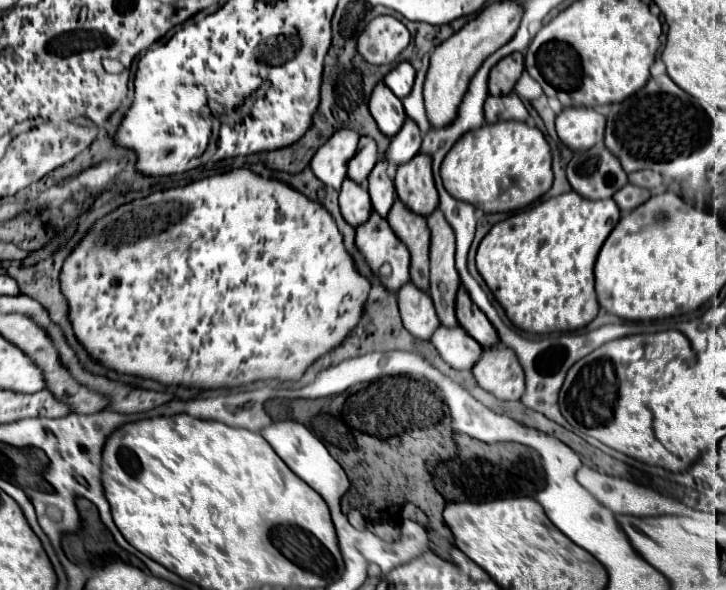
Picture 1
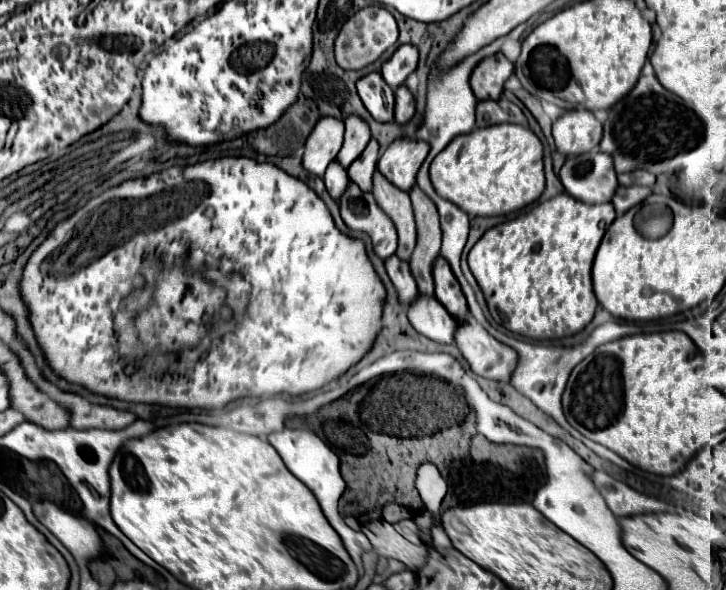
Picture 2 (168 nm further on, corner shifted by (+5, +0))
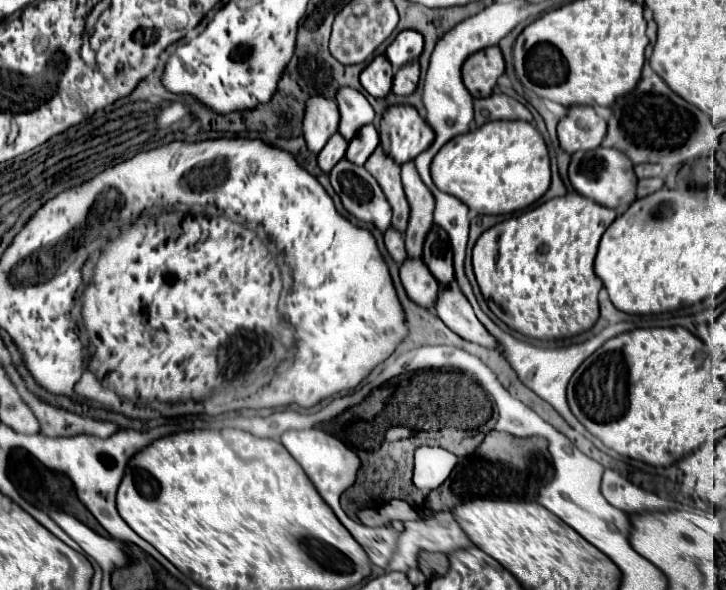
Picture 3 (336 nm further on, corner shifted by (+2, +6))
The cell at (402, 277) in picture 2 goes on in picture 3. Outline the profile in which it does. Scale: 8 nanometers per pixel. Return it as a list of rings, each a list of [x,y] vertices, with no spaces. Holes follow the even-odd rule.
[[[389,229],[389,233],[385,233],[385,247],[389,251],[389,255],[393,257],[395,263],[403,263],[407,257],[405,251],[405,243],[403,243],[403,235],[397,233],[395,229]]]

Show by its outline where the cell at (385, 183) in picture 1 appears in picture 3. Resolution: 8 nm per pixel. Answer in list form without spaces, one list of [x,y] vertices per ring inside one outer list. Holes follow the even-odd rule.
[[[365,125],[365,129],[361,129],[361,133],[357,133],[357,137],[353,137],[353,141],[349,143],[345,159],[351,161],[353,165],[365,165],[365,161],[371,157],[377,145],[379,145],[377,129],[373,125]]]

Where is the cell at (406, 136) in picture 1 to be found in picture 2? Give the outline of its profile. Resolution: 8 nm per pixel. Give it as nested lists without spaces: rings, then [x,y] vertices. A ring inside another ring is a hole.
[[[402,85],[402,87],[396,89],[394,97],[396,97],[394,99],[394,119],[400,125],[406,125],[412,119],[412,115],[414,115],[414,107],[416,107],[414,95],[412,95],[412,91],[406,85]]]

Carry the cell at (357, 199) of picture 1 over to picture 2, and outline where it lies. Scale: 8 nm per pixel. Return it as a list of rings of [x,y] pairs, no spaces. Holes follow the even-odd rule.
[[[338,161],[330,163],[330,167],[326,169],[326,175],[322,179],[324,179],[326,191],[332,195],[332,199],[338,199],[350,181],[346,175],[346,169],[342,169],[342,165]]]

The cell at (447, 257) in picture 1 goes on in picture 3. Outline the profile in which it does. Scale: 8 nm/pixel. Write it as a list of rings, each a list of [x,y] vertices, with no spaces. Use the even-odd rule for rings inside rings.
[[[413,161],[409,165],[401,165],[401,179],[403,179],[407,201],[411,205],[409,227],[405,233],[405,247],[411,259],[421,259],[425,237],[433,227],[435,199],[431,191],[425,187],[425,183],[421,181],[421,177],[417,177],[417,169]]]

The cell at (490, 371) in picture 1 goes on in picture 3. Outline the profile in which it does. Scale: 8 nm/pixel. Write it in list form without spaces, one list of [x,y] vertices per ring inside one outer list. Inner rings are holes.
[[[457,285],[441,289],[441,301],[437,303],[437,317],[459,337],[483,345],[485,349],[501,349],[497,339],[475,317],[473,307],[463,297]]]

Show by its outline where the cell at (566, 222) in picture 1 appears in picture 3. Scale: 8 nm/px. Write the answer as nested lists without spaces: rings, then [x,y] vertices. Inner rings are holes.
[[[567,193],[487,229],[473,247],[473,271],[489,309],[509,329],[541,341],[573,337],[591,329],[599,317],[597,295],[603,287],[593,271],[593,261],[599,239],[615,217],[615,209],[603,207],[579,193]]]

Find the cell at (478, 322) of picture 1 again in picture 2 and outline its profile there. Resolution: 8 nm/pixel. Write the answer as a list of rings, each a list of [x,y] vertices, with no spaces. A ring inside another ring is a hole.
[[[442,255],[434,261],[432,275],[434,275],[436,299],[448,309],[448,313],[454,319],[464,319],[464,313],[468,311],[466,297],[462,295],[462,289],[458,287],[458,281],[456,281],[454,273],[450,271],[450,265],[446,263],[446,259]]]

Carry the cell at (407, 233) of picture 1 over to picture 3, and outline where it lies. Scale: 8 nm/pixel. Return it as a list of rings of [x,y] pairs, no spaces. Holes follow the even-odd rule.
[[[377,147],[373,157],[367,161],[369,165],[369,173],[377,179],[377,183],[381,185],[391,209],[393,209],[393,227],[399,233],[407,231],[407,223],[409,223],[409,203],[401,185],[401,175],[399,175],[399,167],[393,159],[385,157],[383,149]]]

